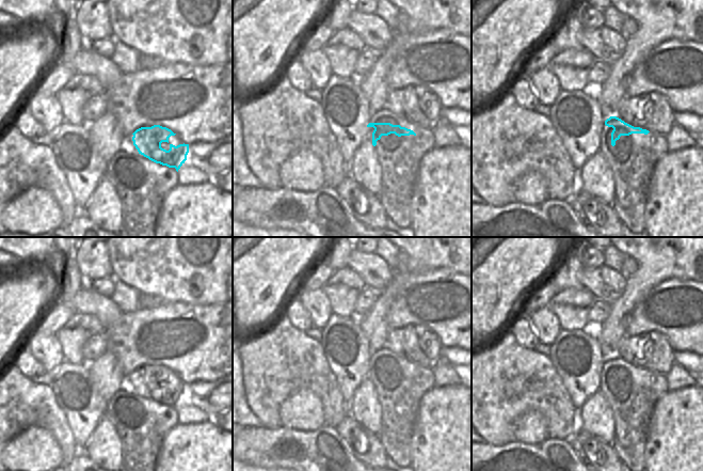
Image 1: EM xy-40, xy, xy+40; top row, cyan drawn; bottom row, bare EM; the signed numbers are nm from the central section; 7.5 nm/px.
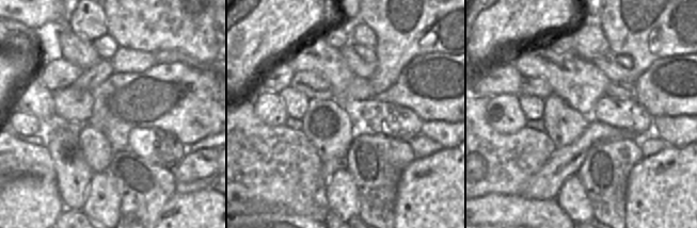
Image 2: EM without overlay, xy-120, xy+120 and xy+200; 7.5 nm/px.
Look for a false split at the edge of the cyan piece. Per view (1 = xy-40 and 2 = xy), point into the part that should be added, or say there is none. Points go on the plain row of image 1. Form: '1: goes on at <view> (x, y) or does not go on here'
1: does not go on here
2: goes on at xy (421, 362)

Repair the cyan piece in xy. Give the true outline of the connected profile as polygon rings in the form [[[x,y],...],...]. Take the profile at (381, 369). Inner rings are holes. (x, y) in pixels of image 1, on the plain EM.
[[[420,358],[418,362],[412,362],[410,360],[403,362],[402,364],[393,364],[390,362],[369,362],[367,366],[373,366],[372,372],[372,384],[377,384],[377,380],[381,378],[382,375],[388,375],[395,373],[398,376],[410,375],[416,373],[411,368],[411,366],[420,366],[422,371],[427,368],[427,362]]]

